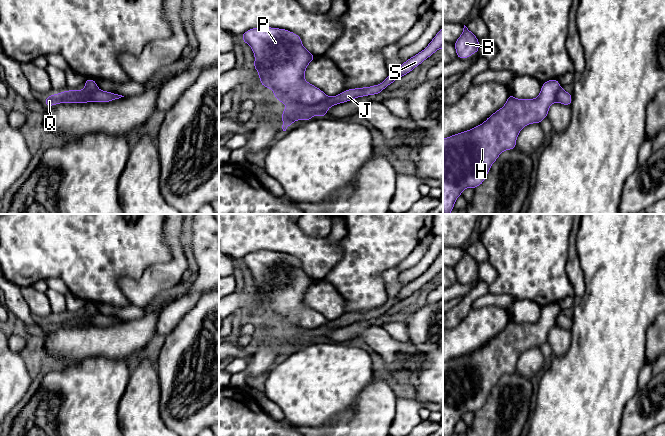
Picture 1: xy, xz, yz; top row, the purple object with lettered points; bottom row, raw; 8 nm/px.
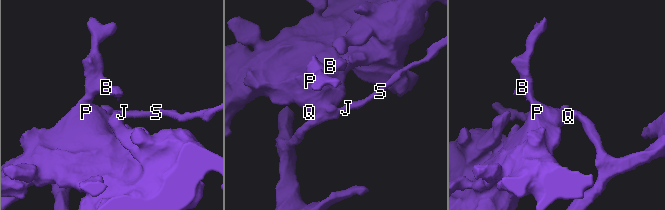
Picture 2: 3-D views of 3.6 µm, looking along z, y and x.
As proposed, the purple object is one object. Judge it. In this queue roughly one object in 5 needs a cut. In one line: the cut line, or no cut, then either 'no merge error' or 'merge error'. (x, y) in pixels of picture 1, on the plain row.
cut in xz along (329, 321), (313, 329), (292, 329), (287, 331); merge error

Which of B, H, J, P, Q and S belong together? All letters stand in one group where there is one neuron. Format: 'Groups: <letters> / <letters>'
Groups: B H P Q / J S

